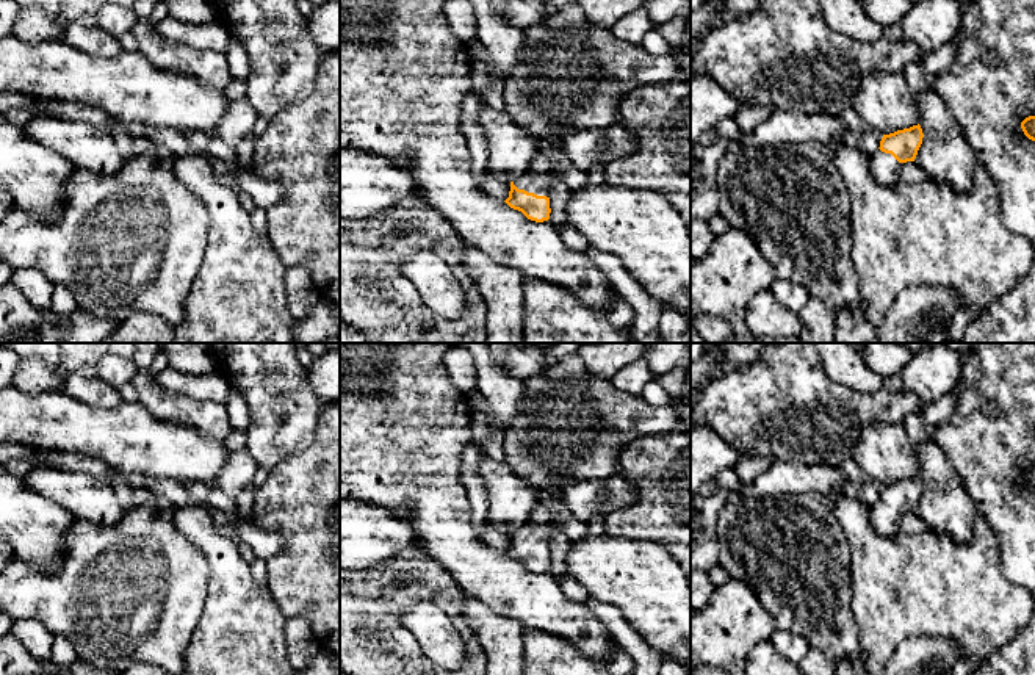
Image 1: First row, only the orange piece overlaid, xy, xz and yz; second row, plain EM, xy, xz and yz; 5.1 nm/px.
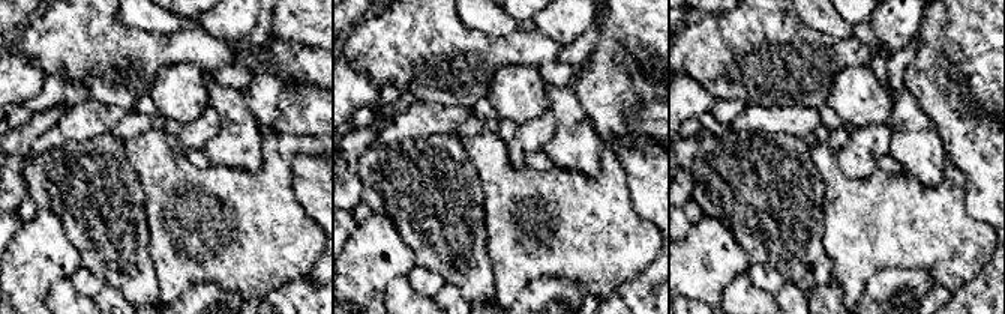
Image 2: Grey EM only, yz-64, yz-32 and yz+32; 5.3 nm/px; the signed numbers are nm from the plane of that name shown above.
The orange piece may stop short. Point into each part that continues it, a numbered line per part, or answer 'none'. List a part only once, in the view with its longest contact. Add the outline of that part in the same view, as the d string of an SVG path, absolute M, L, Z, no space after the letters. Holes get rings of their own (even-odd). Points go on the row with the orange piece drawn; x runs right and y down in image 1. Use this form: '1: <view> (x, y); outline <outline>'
1: xz (540, 184); outline M550 171L550 172L542 172L542 174L537 174L537 175L521 174L521 175L514 182L514 185L515 185L518 190L525 190L525 191L534 193L534 194L537 194L537 196L546 196L546 197L550 197L551 174L553 174L553 171Z

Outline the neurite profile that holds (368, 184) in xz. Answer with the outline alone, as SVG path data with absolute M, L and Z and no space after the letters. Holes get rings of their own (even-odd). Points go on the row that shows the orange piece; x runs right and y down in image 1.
M340 149L340 219L362 221L413 194L412 158Z

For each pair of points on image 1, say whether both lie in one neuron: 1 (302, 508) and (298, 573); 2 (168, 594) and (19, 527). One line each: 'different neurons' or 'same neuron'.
1: same neuron
2: different neurons

